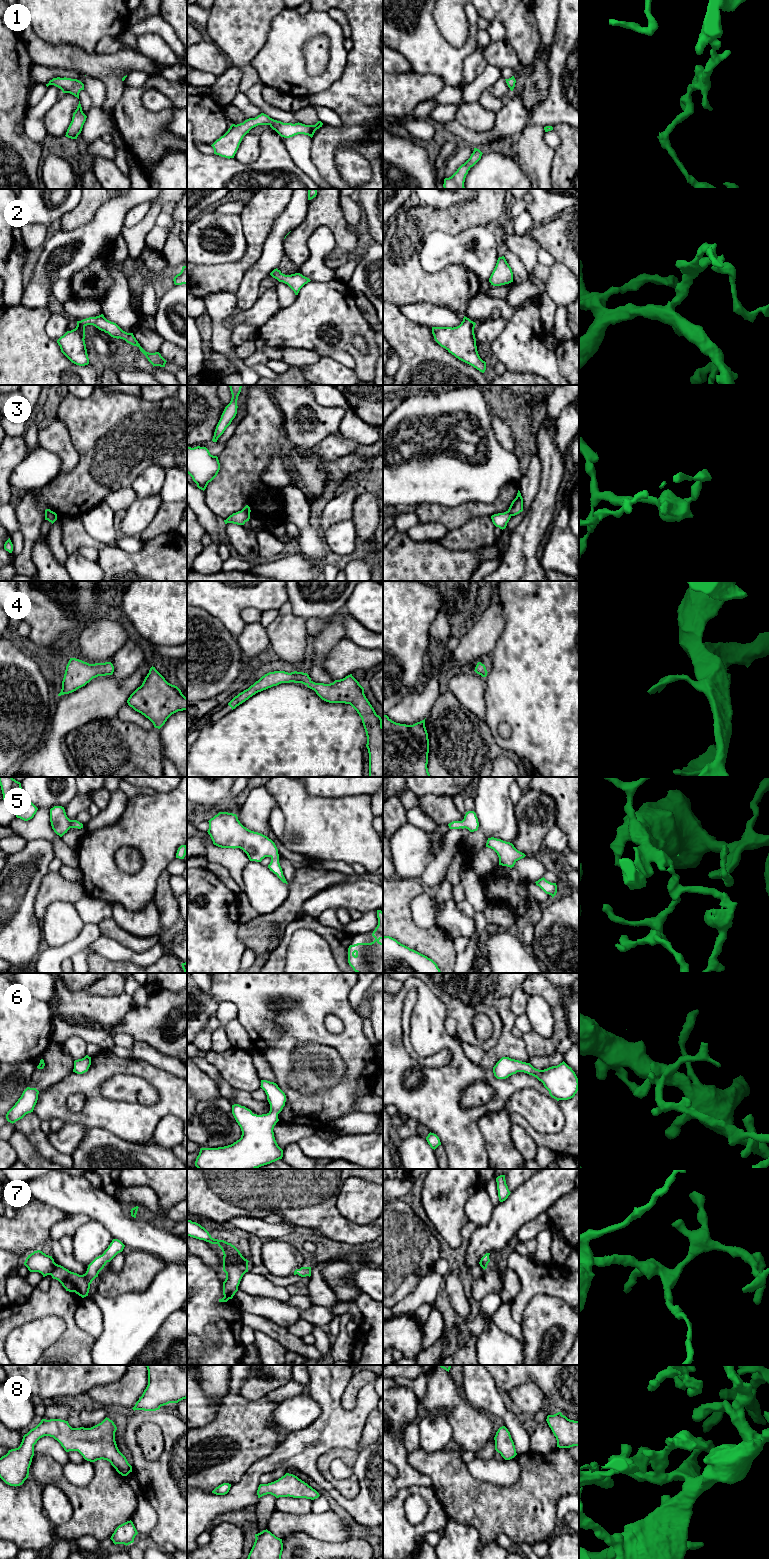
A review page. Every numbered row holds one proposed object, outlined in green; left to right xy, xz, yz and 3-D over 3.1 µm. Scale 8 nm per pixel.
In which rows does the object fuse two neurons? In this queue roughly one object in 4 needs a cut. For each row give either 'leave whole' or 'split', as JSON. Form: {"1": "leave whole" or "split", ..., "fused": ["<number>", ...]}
{"1": "leave whole", "2": "leave whole", "3": "split", "4": "leave whole", "5": "leave whole", "6": "leave whole", "7": "leave whole", "8": "leave whole", "fused": ["3"]}

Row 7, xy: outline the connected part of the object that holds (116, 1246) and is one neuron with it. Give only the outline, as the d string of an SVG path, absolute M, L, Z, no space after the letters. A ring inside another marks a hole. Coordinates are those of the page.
M113 1239L104 1253L96 1257L83 1275L71 1272L54 1262L52 1256L40 1250L34 1251L26 1258L24 1265L30 1272L39 1272L43 1277L51 1275L58 1280L69 1292L75 1292L82 1298L88 1296L90 1284L98 1277L99 1272L107 1262L110 1262L118 1253L122 1252L125 1245L118 1239Z

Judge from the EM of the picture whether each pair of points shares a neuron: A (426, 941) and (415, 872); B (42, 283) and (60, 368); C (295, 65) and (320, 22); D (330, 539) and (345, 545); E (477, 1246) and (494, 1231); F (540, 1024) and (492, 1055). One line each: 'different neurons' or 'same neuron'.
A: different neurons
B: different neurons
C: same neuron
D: same neuron
E: same neuron
F: different neurons

